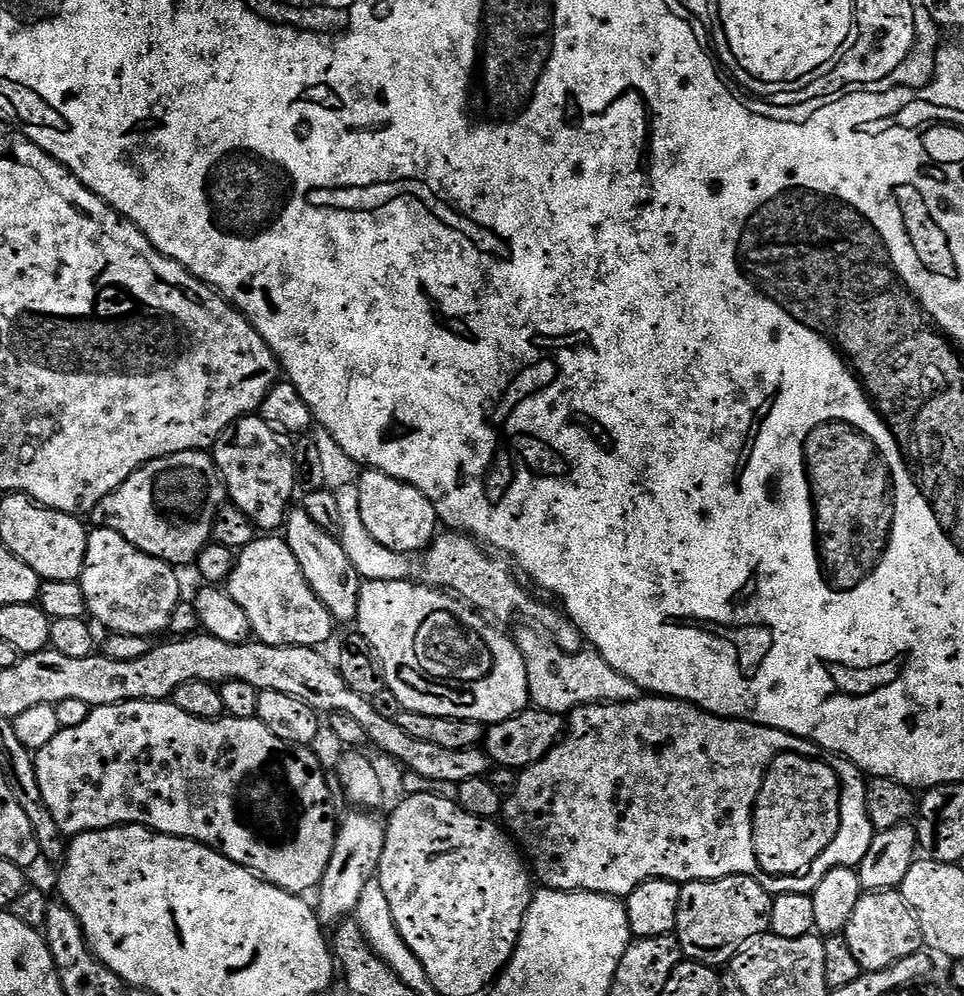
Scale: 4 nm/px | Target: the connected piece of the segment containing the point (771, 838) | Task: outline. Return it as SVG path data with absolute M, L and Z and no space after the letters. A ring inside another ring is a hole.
M788 752L771 760L752 810L752 856L768 876L792 876L814 866L840 832L840 780L828 764Z

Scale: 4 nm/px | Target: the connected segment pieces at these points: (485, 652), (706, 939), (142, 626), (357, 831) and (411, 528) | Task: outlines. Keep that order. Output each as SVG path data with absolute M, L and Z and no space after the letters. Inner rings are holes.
M412 578L394 582L364 580L360 585L360 601L354 621L355 627L360 627L357 628L359 635L364 636L375 650L387 691L392 691L393 698L401 704L399 707L420 715L474 720L483 726L501 723L527 709L530 704L528 671L519 643L496 628L490 629L487 636L475 620L477 617L462 606L453 593L433 588L427 582L415 584L414 581Z
M729 874L726 878L717 880L691 880L681 887L674 934L685 950L692 951L692 948L696 952L712 952L715 948L732 950L742 942L746 942L746 938L763 936L769 931L772 923L773 893L768 893L754 877L748 875Z
M96 526L88 533L78 590L84 595L87 615L108 628L109 633L152 638L155 632L167 630L176 612L176 603L180 600L180 580L176 572L165 560L154 558L126 542L122 534Z
M364 810L353 811L353 816L343 817L339 825L334 850L326 866L324 876L320 879L318 893L320 901L315 901L316 915L321 925L335 926L351 917L362 898L362 890L377 875L382 850L384 849L385 825L375 820L375 815ZM329 924L329 925L328 925Z
M368 468L361 471L360 478L355 486L358 490L358 510L362 510L362 523L365 524L366 530L370 530L374 542L382 542L382 546L386 546L395 552L405 554L417 552L417 554L420 554L436 539L438 517L430 498L426 494L422 494L422 490L418 490L398 478L390 478L390 474L379 472L377 468Z

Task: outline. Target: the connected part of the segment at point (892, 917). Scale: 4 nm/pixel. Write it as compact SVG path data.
M899 891L864 892L857 900L842 935L846 938L850 954L854 954L854 962L858 962L860 969L864 972L878 972L901 959L900 947L911 928L913 931L912 907L900 897Z

